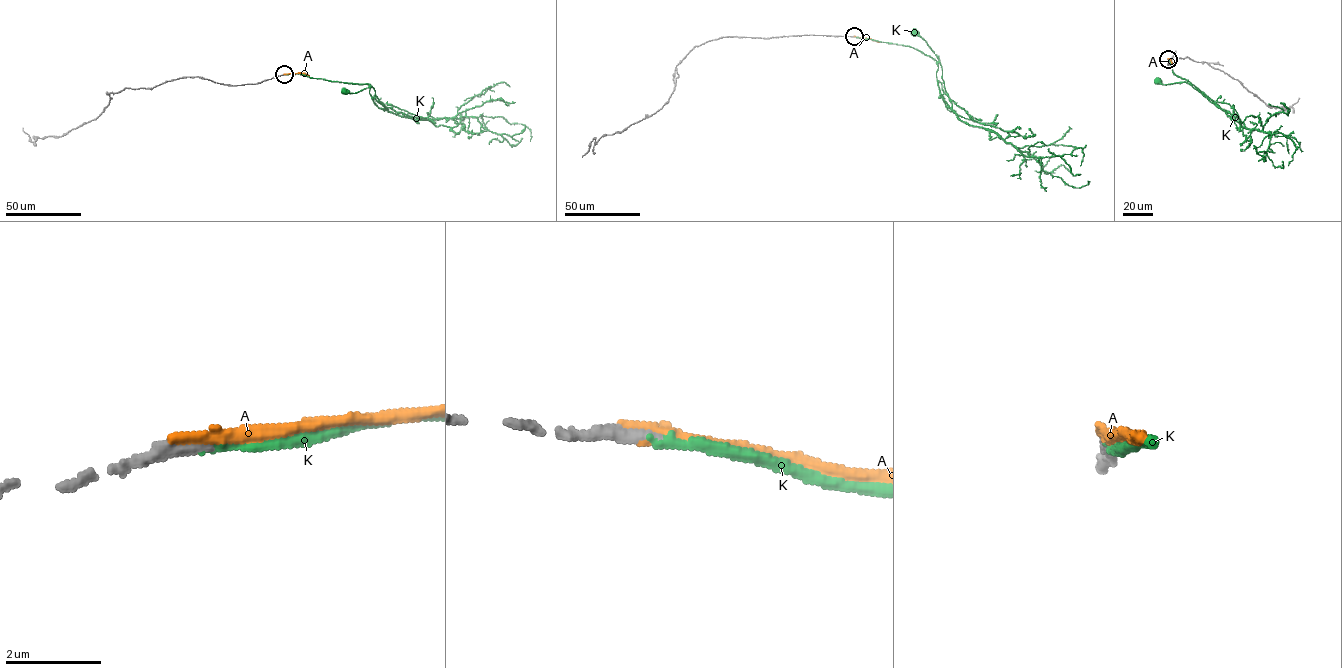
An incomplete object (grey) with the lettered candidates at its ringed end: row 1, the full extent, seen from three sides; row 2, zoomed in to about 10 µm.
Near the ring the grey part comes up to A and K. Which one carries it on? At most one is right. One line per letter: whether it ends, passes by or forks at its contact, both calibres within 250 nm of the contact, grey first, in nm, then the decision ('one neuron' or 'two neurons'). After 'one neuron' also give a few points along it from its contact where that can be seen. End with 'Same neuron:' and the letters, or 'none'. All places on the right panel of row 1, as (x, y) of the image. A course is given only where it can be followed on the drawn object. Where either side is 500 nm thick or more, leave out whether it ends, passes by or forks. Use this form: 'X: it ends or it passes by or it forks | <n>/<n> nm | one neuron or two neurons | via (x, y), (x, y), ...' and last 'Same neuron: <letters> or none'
A: it ends | 320/300 nm | two neurons
K: it ends | 300/180 nm | one neuron | via (1168, 59), (1172, 73), (1190, 82), (1216, 105), (1185, 82), (1164, 84), (1157, 81)
Same neuron: K

